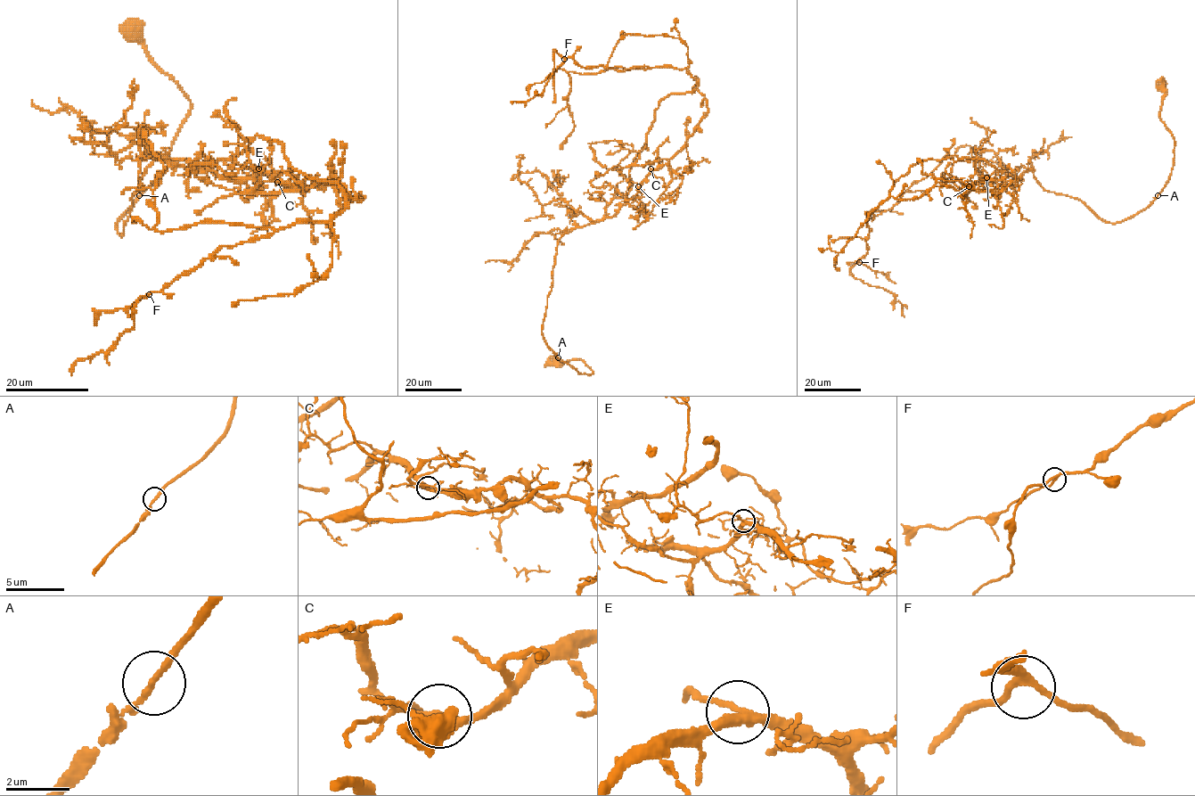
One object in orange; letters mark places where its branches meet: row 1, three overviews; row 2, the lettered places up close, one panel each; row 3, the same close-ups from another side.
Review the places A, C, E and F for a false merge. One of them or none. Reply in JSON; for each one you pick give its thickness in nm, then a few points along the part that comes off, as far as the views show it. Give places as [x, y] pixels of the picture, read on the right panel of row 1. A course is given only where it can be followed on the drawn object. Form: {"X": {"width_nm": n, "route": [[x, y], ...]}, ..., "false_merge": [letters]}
{"false_merge": []}

